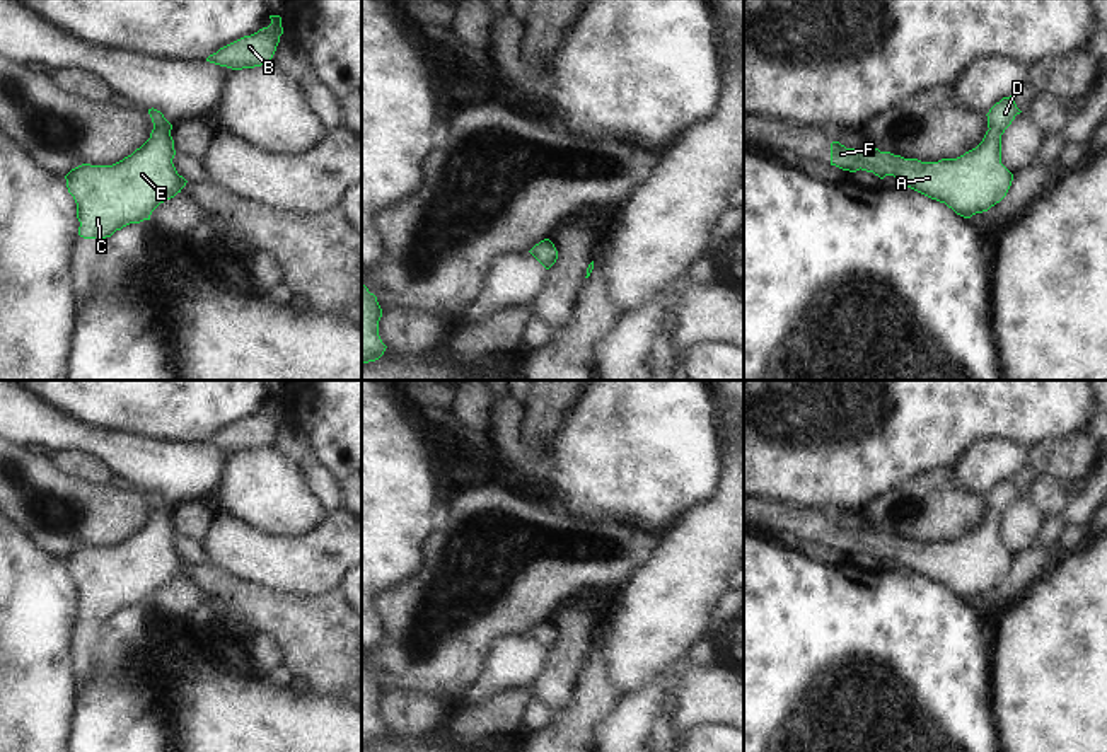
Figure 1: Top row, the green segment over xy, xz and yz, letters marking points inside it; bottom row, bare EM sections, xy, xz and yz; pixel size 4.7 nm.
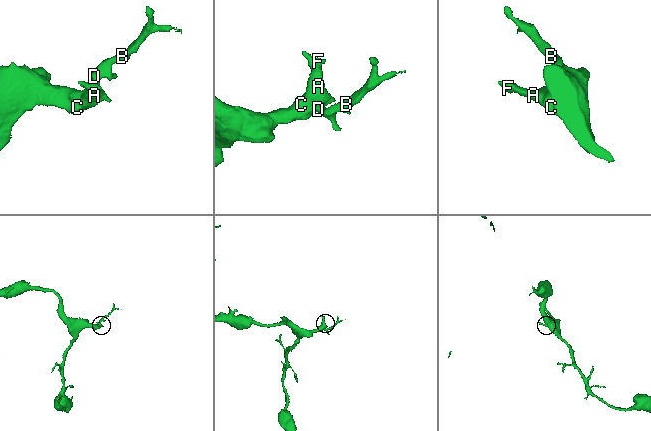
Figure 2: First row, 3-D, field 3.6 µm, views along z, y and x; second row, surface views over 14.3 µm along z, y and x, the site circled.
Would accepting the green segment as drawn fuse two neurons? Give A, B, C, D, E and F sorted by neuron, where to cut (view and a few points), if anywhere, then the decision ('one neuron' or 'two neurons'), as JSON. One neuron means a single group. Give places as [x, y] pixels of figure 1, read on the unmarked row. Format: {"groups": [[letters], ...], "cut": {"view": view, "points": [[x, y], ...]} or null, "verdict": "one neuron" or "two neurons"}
{"groups": [["A", "B", "C", "D", "E", "F"]], "cut": null, "verdict": "one neuron"}

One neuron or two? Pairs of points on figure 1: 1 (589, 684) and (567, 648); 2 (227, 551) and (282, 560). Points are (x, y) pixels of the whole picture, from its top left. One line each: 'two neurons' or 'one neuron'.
1: two neurons
2: one neuron

